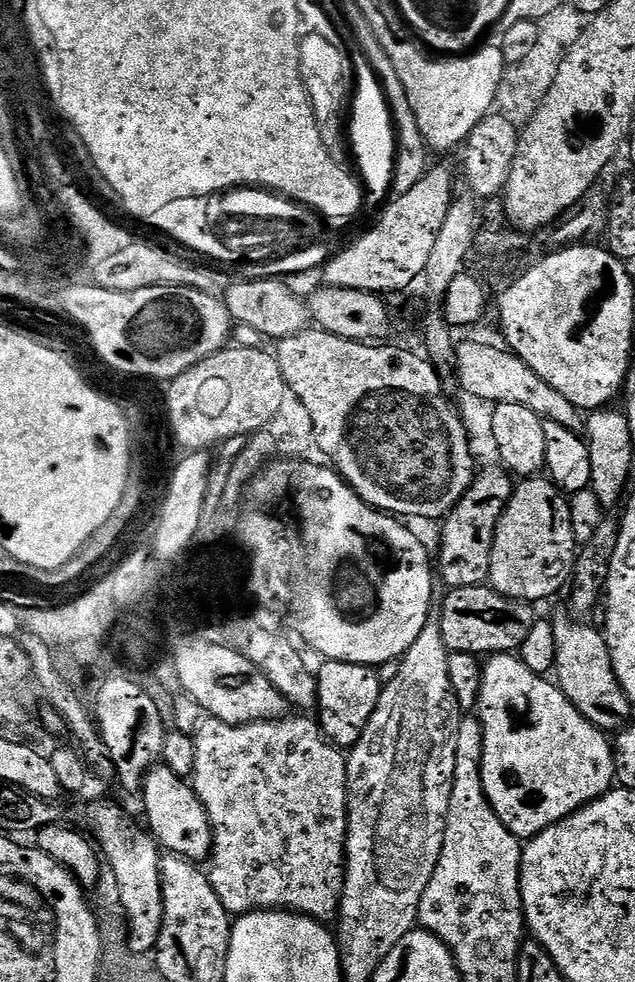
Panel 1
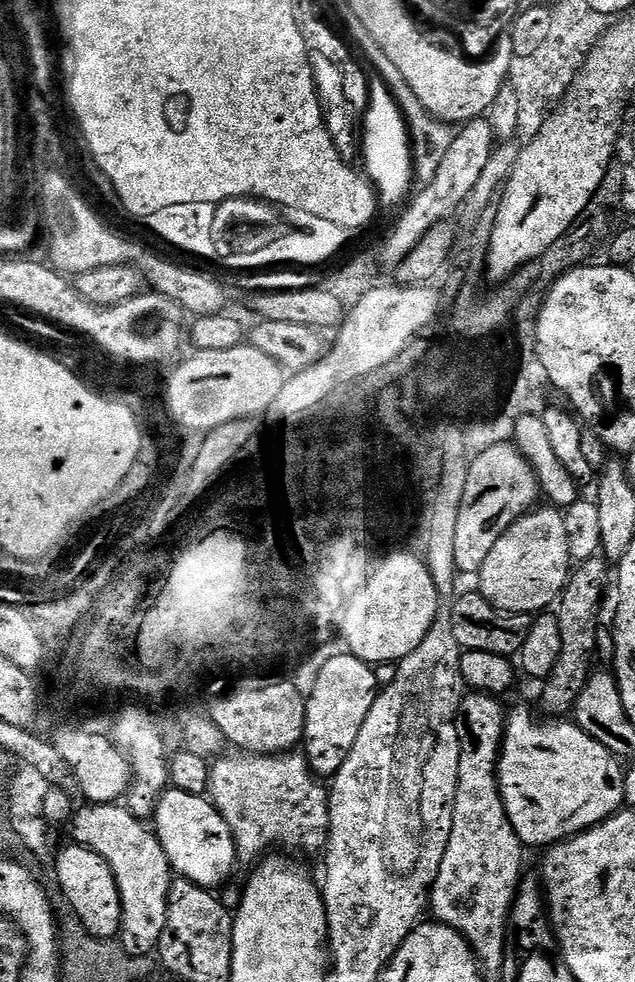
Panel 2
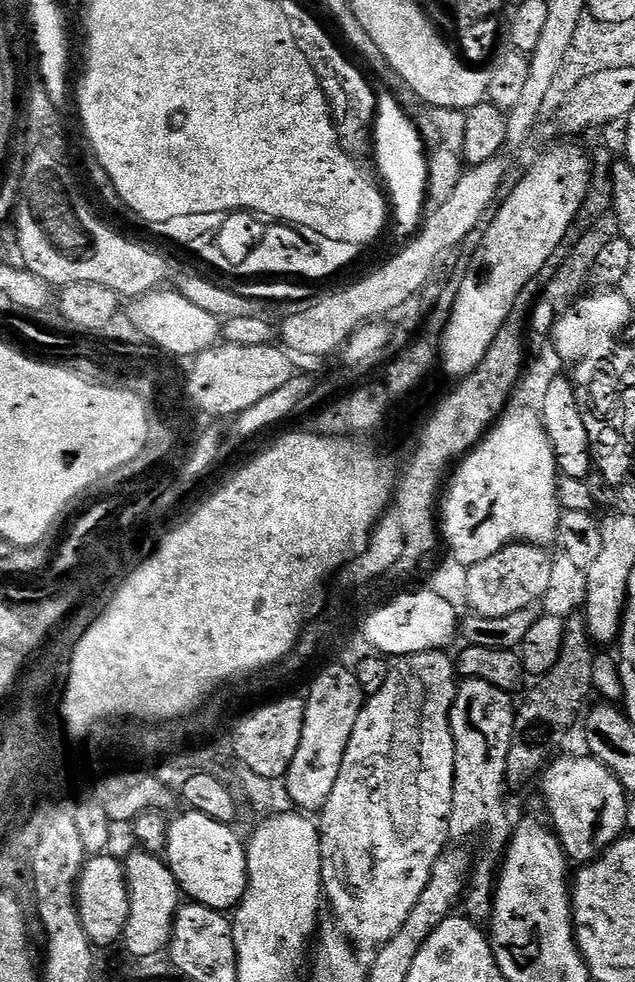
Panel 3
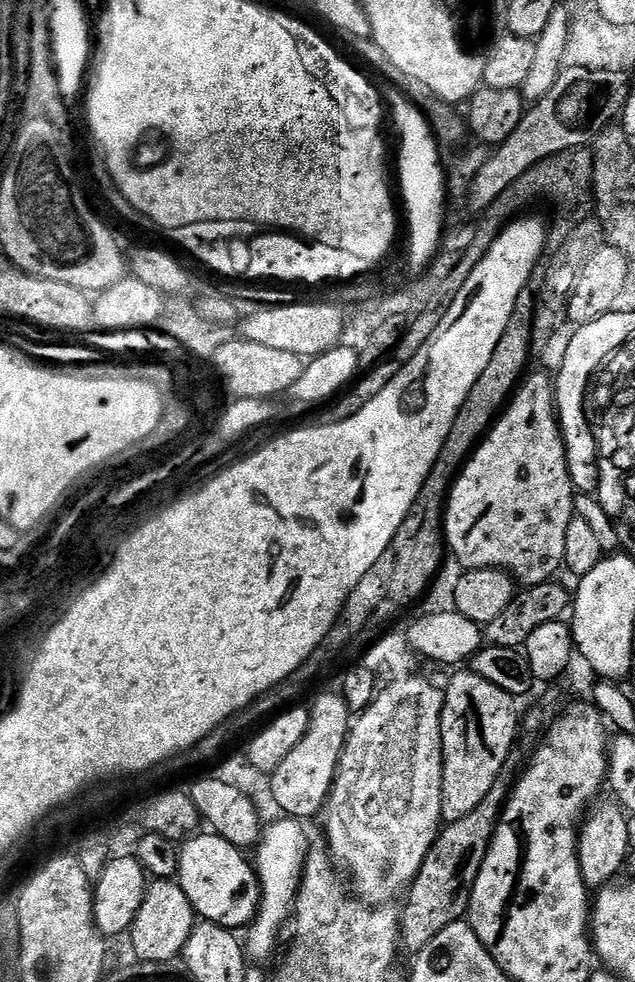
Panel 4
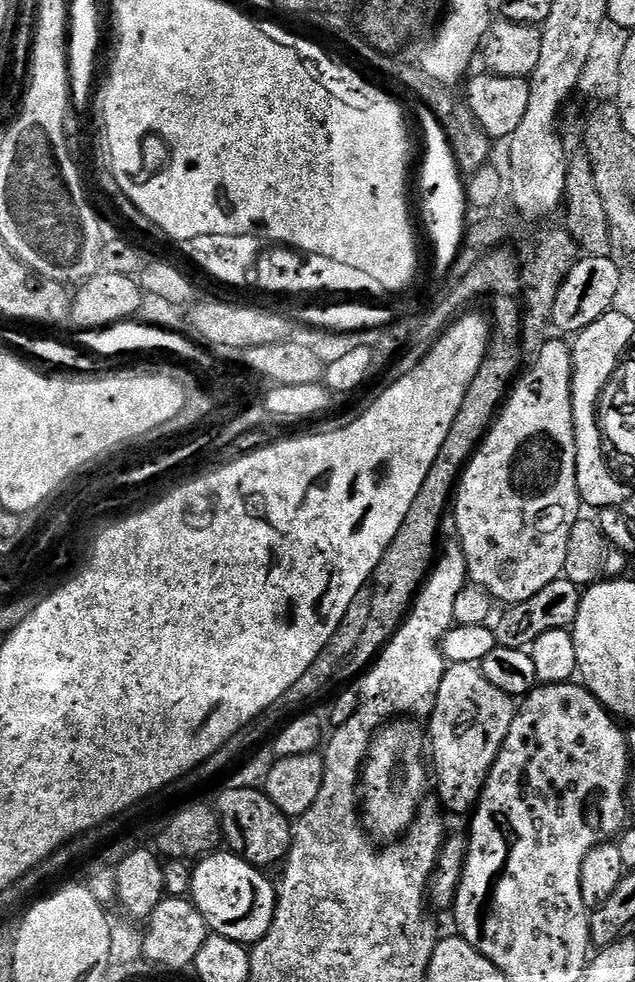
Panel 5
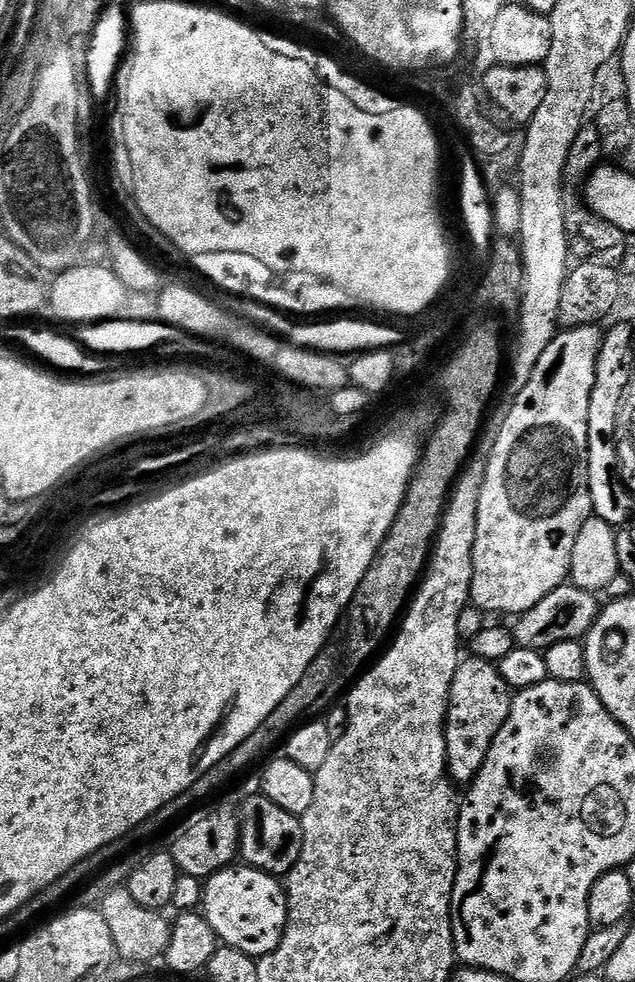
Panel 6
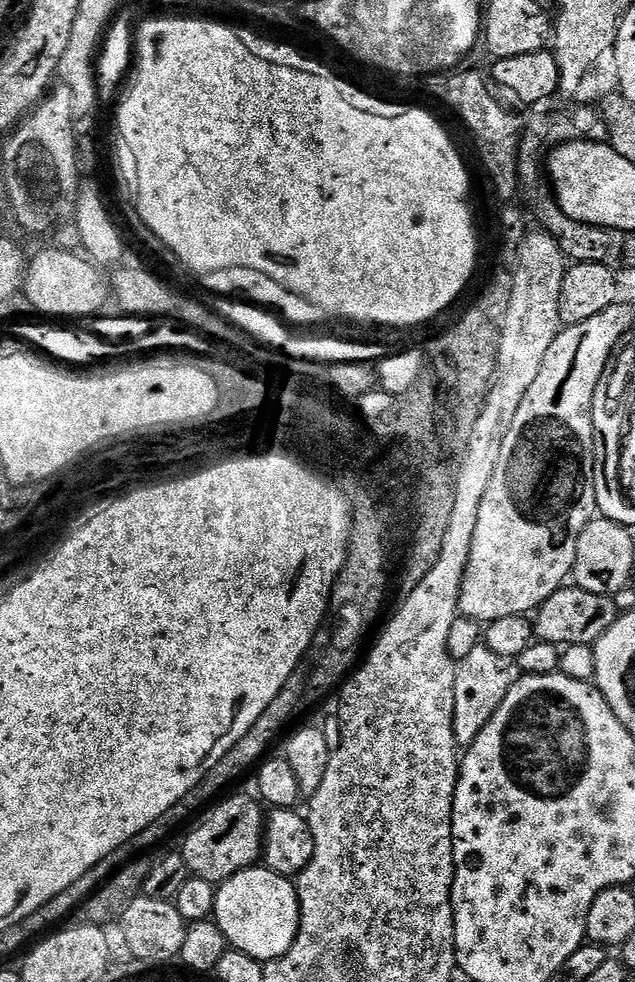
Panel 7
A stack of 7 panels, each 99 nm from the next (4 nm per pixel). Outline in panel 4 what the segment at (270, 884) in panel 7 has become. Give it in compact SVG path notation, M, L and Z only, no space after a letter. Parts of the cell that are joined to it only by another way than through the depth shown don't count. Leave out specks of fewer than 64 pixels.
M215 834L200 835L193 835L179 845L178 883L182 886L186 898L190 898L192 909L196 911L200 920L209 920L218 926L233 930L247 929L260 909L260 877L257 876L249 857L247 860L244 857L247 855L230 842L226 842L226 838Z

